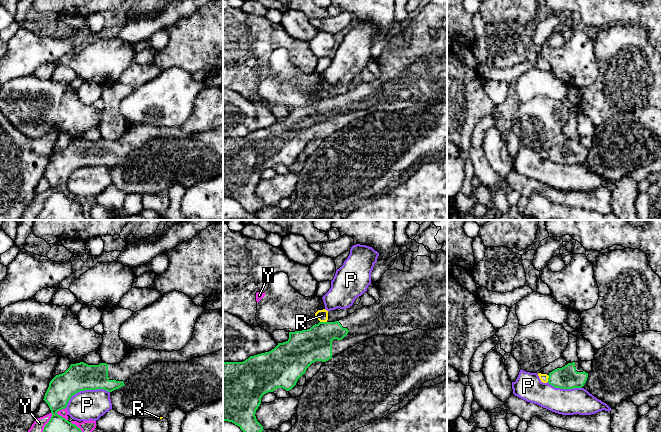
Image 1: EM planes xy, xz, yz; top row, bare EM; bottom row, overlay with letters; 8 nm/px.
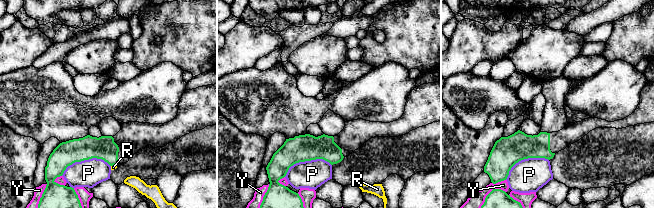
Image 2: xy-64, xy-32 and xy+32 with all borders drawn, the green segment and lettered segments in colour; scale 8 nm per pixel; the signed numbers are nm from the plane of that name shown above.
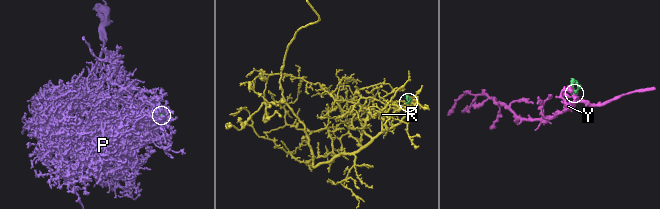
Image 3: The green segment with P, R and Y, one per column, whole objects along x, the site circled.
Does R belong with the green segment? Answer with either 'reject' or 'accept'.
reject

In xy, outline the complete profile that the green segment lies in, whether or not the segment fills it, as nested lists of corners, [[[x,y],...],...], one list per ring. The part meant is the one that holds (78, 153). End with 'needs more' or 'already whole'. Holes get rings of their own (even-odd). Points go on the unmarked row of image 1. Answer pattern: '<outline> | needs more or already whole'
[[[205,86],[197,95],[194,108],[188,120],[179,127],[165,128],[154,125],[131,125],[126,132],[117,140],[100,139],[88,141],[84,138],[71,140],[62,150],[56,151],[49,159],[44,177],[48,180],[52,192],[45,201],[38,220],[82,220],[83,210],[80,204],[72,200],[57,188],[65,185],[71,173],[80,167],[104,165],[112,168],[129,159],[129,156],[149,141],[155,138],[185,138],[194,133],[218,128],[223,125],[223,86]]] | needs more

